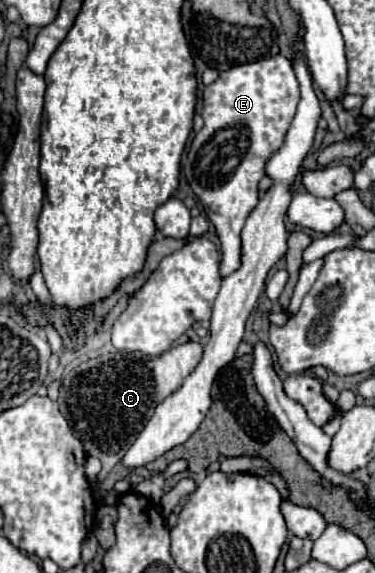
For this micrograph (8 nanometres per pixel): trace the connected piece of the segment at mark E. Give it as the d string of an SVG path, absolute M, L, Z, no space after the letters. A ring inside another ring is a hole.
M277 54L269 60L233 66L203 90L203 128L195 134L183 172L221 240L221 278L239 270L241 228L259 202L257 184L265 176L265 162L283 144L299 102L299 82L291 60Z

